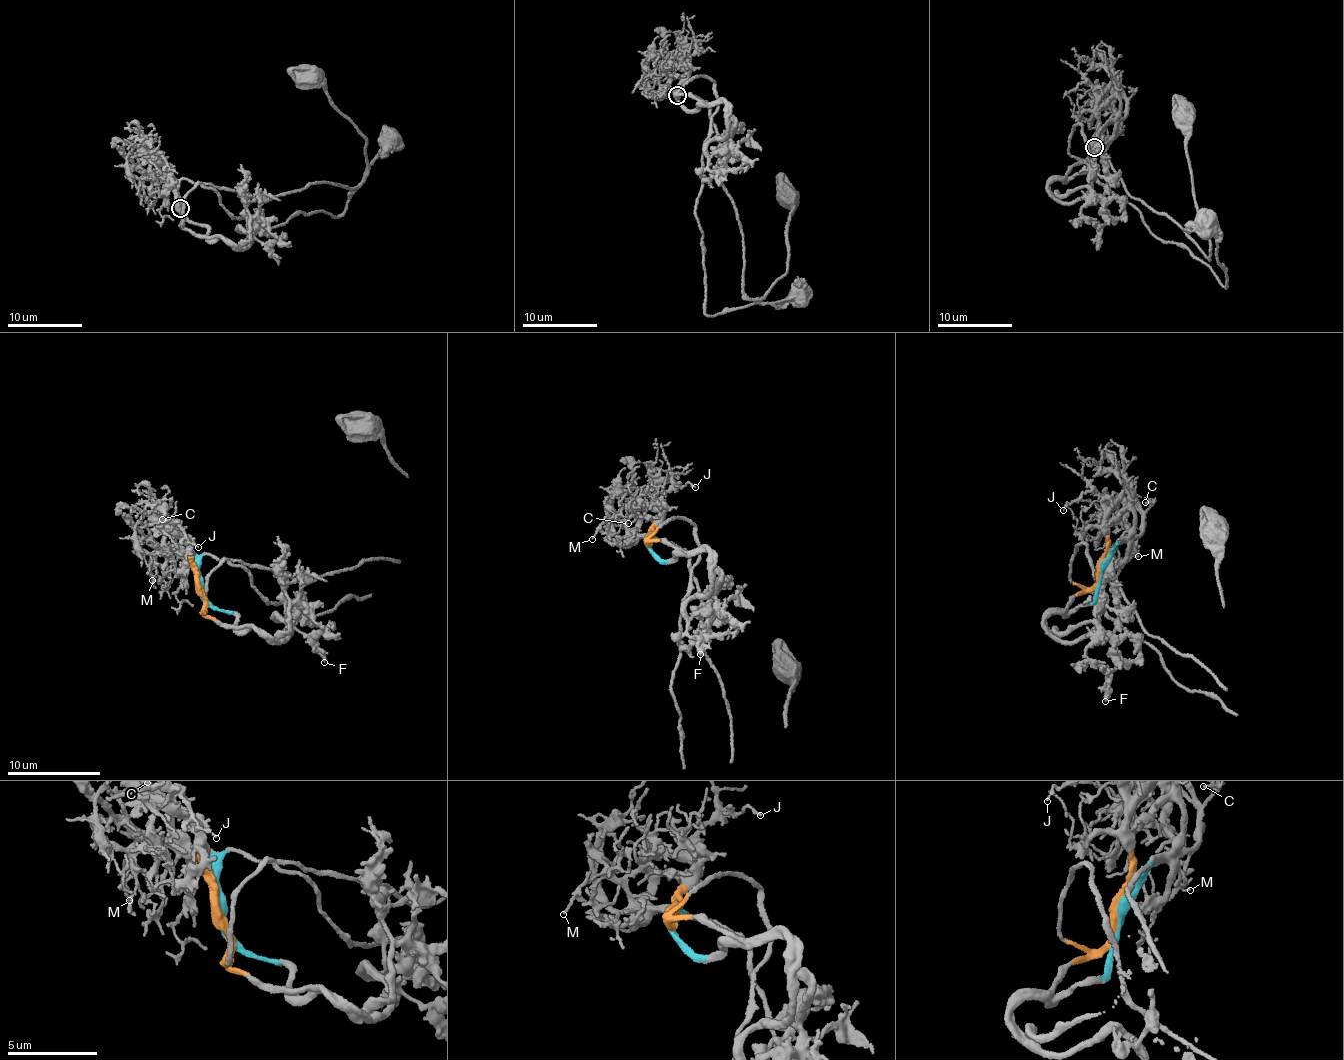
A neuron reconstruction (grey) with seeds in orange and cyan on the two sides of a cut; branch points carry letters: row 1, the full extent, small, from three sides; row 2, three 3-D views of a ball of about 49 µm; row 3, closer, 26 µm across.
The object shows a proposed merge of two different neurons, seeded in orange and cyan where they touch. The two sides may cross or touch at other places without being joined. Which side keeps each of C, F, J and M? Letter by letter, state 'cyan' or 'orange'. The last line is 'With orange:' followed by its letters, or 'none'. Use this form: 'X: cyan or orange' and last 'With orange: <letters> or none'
C: cyan
F: cyan
J: orange
M: cyan
With orange: J

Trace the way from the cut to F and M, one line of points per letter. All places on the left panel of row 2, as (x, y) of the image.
F: (202, 591), (199, 564), (207, 554), (276, 571), (283, 578), (288, 624), (306, 633), (325, 663)
M: (202, 591), (195, 559), (170, 549), (152, 559), (150, 577), (153, 581)

